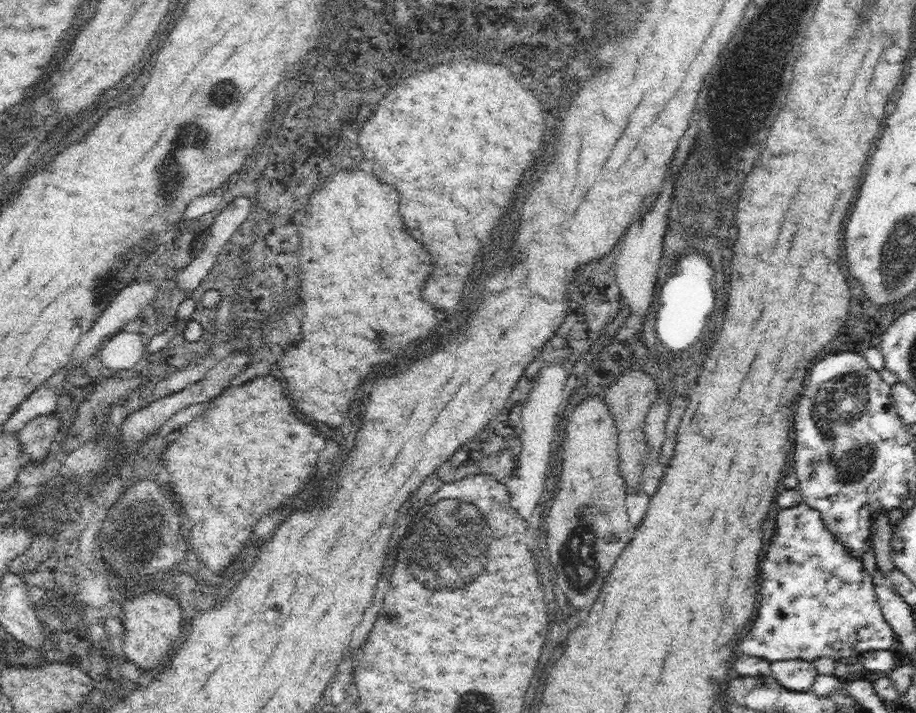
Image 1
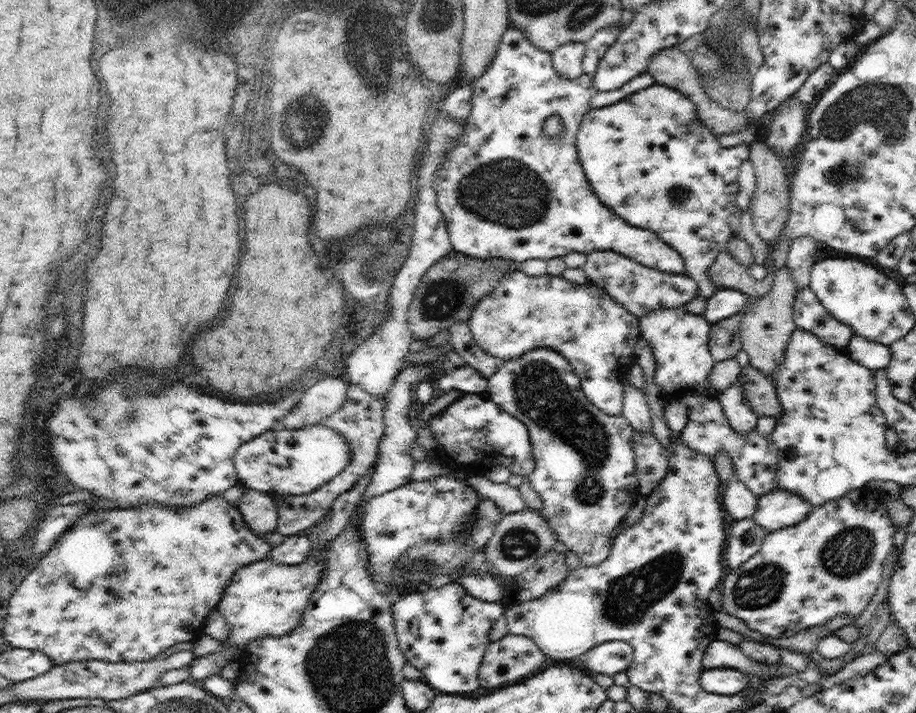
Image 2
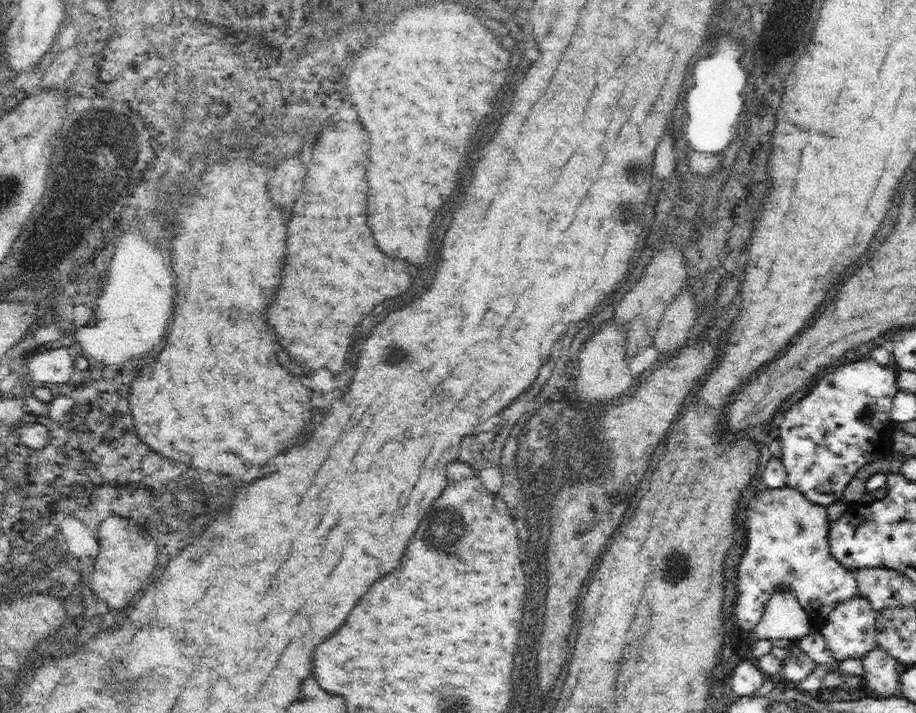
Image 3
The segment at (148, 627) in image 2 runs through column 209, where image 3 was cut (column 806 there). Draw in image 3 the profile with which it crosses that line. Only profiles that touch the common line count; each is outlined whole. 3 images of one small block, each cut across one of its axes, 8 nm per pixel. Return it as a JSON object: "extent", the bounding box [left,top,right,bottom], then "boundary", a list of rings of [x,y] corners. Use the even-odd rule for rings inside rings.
{"extent":[736,486,860,634],"boundary":[[[786,486],[778,490],[768,488],[756,494],[746,510],[746,528],[748,546],[738,564],[736,600],[736,620],[744,632],[752,634],[778,586],[788,586],[788,590],[796,592],[796,598],[804,606],[818,634],[840,602],[860,594],[856,572],[846,570],[834,556],[830,556],[830,516],[826,506],[810,502],[800,490]]]}

